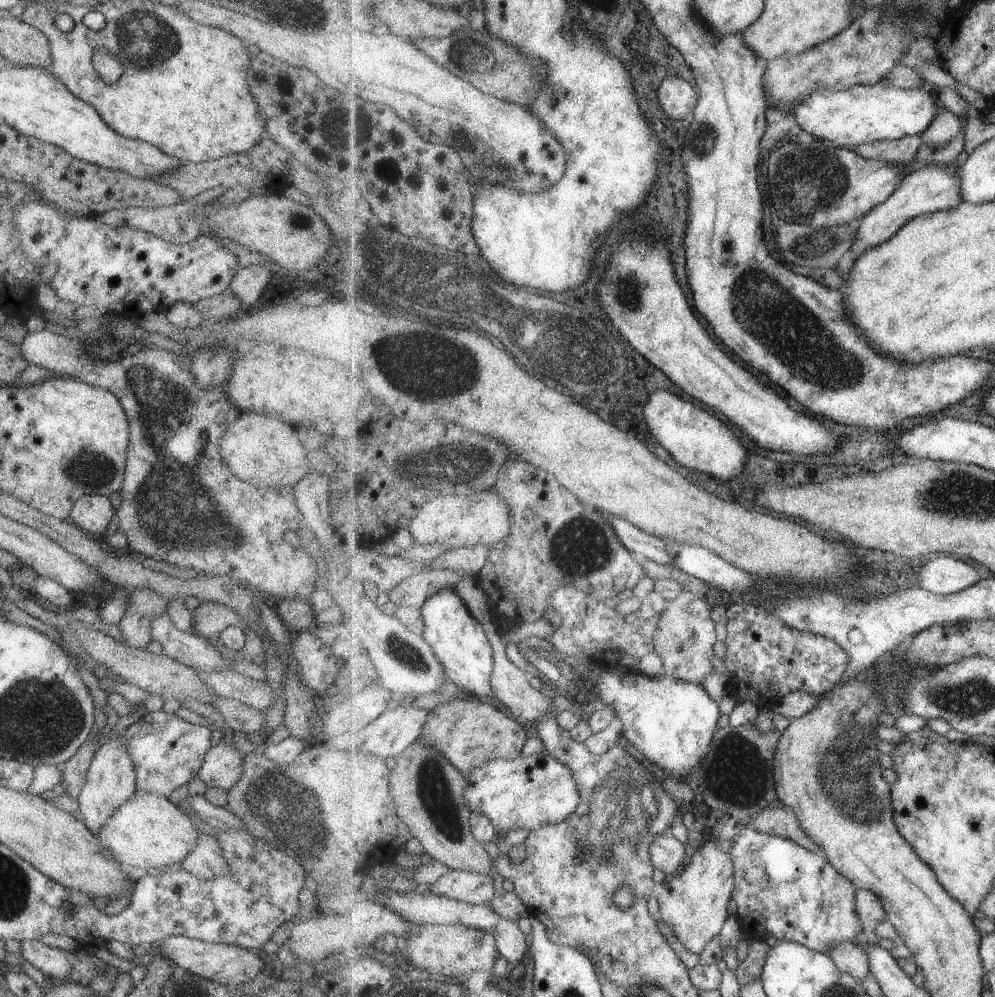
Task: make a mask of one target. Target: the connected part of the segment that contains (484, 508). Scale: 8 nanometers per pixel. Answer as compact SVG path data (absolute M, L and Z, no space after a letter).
M489 488L473 496L453 494L430 500L413 519L408 529L417 545L441 544L443 550L479 544L494 545L511 534L511 524L513 514L509 504L495 492L495 488Z

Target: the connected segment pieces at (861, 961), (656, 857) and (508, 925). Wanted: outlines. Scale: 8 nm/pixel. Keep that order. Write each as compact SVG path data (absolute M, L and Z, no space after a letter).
M845 940L837 944L831 954L829 954L837 963L837 966L847 974L851 974L859 980L865 980L871 972L869 954L861 944L855 944L853 940Z
M669 832L659 834L653 840L649 852L651 853L653 864L665 874L673 874L675 870L680 870L683 862L685 862L685 856L687 856L685 844L679 842Z
M503 919L493 930L500 955L507 961L521 962L529 950L529 935L523 934L514 920Z

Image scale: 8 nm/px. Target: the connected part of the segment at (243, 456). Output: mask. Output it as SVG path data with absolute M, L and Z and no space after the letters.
M240 412L223 436L219 438L219 454L227 468L241 480L247 480L255 486L283 487L290 486L303 478L314 457L308 455L295 436L291 426L255 412Z

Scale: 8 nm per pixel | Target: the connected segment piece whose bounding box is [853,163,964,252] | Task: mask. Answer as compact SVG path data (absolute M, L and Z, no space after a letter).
M926 164L923 168L909 173L901 186L883 203L864 216L855 234L855 250L868 250L893 238L910 220L922 214L936 213L957 208L964 203L961 194L961 178L957 164Z

